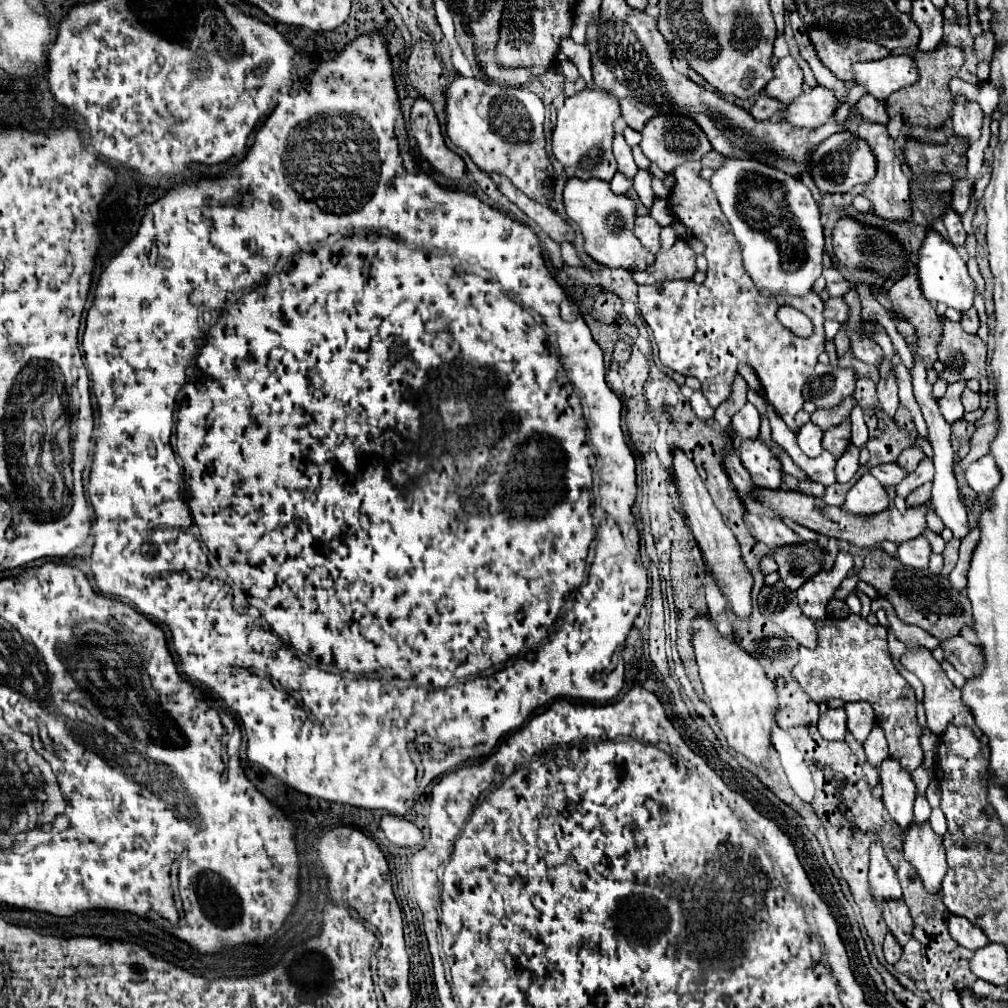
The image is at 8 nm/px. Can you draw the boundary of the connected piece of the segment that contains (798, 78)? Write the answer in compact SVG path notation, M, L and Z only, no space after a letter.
M783 57L773 65L773 79L765 87L765 95L779 99L781 103L791 103L803 91L803 71L793 57Z

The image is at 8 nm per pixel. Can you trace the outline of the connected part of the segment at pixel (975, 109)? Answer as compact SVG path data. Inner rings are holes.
M957 95L951 121L953 121L955 135L969 139L969 143L979 141L981 127L983 127L983 111L977 103L967 103L965 97Z

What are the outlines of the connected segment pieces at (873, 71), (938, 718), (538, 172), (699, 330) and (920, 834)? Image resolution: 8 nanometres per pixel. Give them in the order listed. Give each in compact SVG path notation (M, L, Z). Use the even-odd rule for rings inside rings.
M889 55L879 61L853 63L853 85L861 85L869 95L887 99L897 89L911 85L919 79L917 67L907 55Z
M905 643L905 645L907 645L907 653L901 655L901 665L903 665L907 671L915 673L915 675L921 679L923 687L925 687L923 705L925 705L925 711L927 711L927 727L929 727L935 735L941 735L947 725L967 725L967 727L973 729L973 733L975 733L977 737L981 737L981 731L977 729L973 715L971 715L971 713L967 711L967 707L961 703L961 693L959 693L959 689L947 679L947 675L943 673L941 665L933 659L931 651L927 651L927 649L919 647L919 645L909 645L909 643Z
M461 75L445 85L443 97L447 137L457 147L467 151L481 171L505 175L527 197L549 205L549 199L553 197L555 173L545 153L543 101L535 93L521 87L493 85Z
M689 161L673 171L675 185L667 197L667 203L671 215L705 245L703 255L709 261L707 277L701 285L695 285L693 281L639 285L639 311L653 331L661 363L685 377L697 377L711 407L719 407L731 397L739 363L745 363L755 369L767 401L775 407L787 427L797 431L793 417L803 407L801 387L813 373L817 357L825 347L823 301L813 291L803 297L777 295L769 299L761 295L757 287L753 287L753 281L743 269L741 249L735 241L731 225L721 213L709 181L699 177L699 169L699 161ZM781 305L791 305L805 313L815 325L815 335L801 339L787 331L775 317Z
M927 823L923 827L911 825L905 831L903 855L905 861L917 871L925 891L937 895L947 871L945 849L941 847L941 835L935 835Z

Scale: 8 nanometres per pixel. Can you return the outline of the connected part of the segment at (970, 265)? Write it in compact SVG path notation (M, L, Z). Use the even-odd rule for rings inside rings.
M971 257L971 259L967 261L967 269L976 283L977 290L983 296L985 292L985 282L979 269L977 269L977 261L975 261L975 257Z

